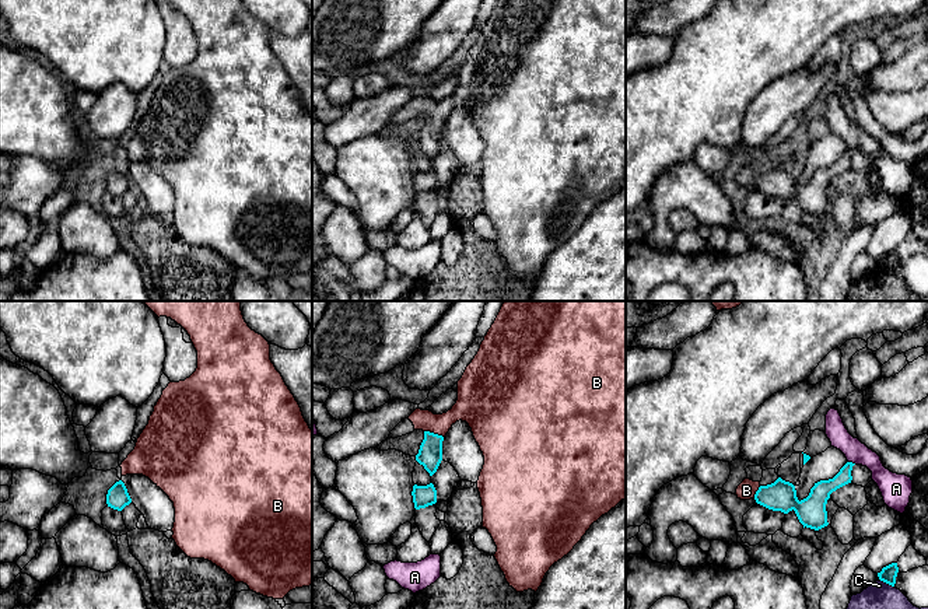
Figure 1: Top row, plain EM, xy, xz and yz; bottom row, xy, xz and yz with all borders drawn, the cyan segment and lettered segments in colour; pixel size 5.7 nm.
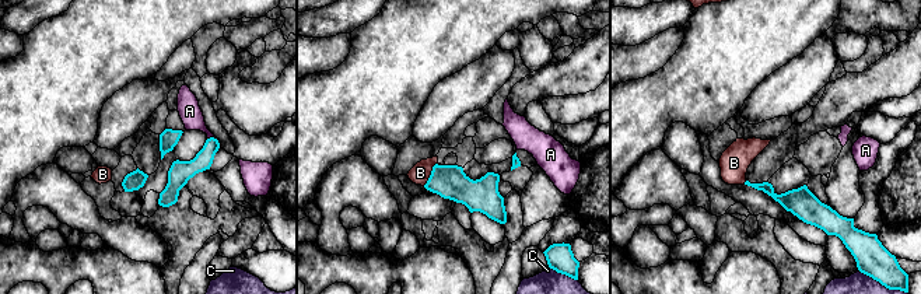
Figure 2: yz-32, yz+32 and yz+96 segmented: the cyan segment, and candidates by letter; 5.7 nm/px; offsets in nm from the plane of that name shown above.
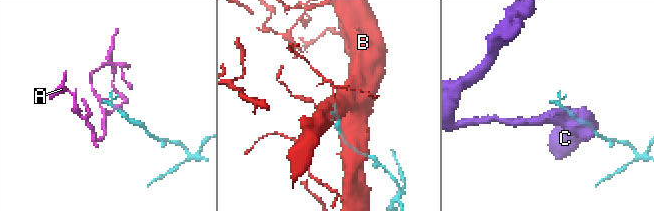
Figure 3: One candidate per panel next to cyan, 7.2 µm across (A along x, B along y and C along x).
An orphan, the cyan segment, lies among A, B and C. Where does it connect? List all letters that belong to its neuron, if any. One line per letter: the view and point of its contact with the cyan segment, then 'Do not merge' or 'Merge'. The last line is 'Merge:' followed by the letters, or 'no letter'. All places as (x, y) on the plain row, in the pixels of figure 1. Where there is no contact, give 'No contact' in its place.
A: Touches cyan at yz (851, 149). Do not merge
B: Touches cyan at xz (433, 119). Merge
C: Touches cyan at yz (886, 269). Do not merge
Merge: B

